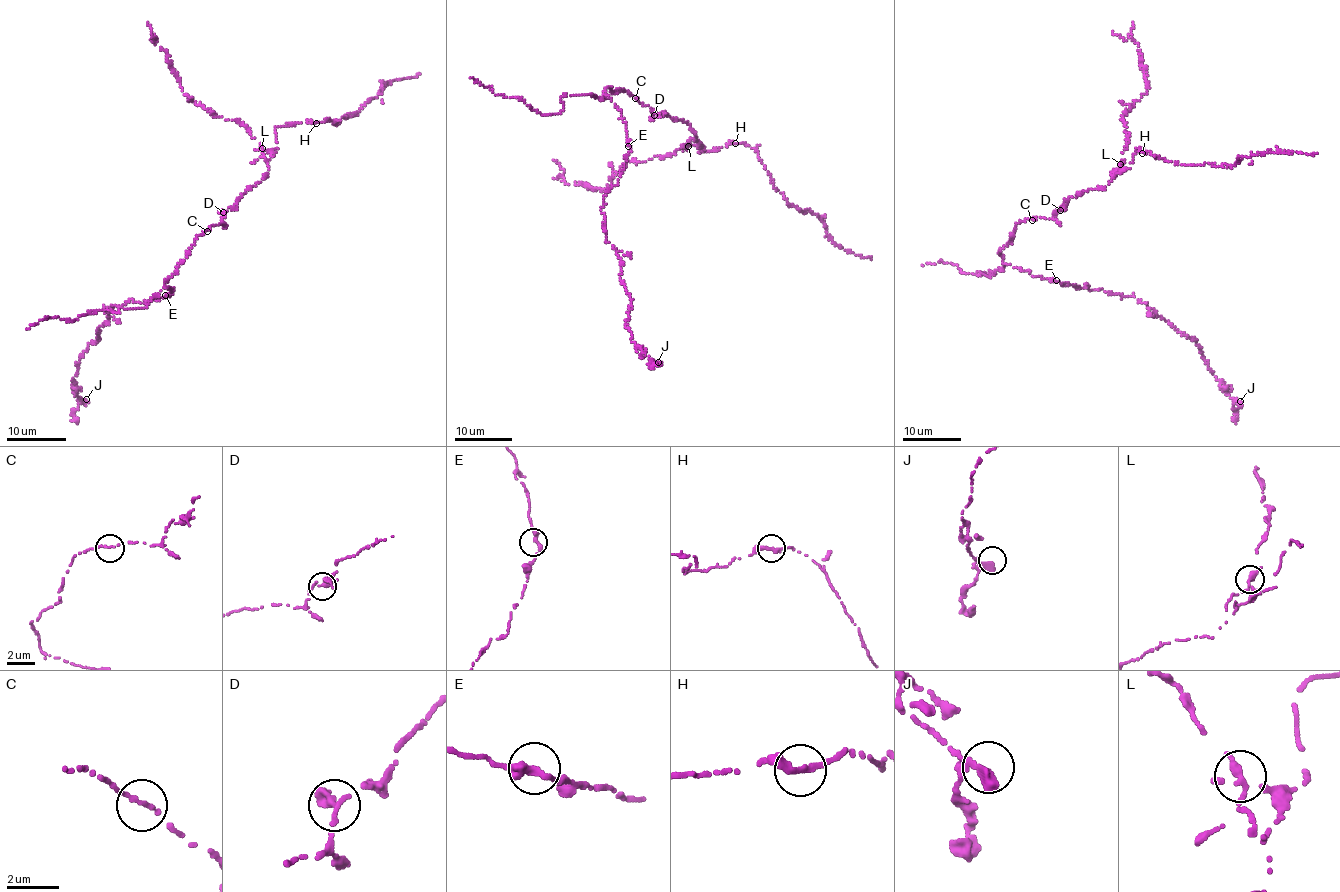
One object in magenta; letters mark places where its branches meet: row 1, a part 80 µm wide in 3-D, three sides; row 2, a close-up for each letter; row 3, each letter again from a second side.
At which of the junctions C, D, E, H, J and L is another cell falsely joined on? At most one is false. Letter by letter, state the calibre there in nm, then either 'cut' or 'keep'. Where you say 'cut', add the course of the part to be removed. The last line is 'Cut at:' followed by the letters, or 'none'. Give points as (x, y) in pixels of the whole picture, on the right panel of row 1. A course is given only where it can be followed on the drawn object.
C: 240 nm | keep
D: 320 nm | keep
E: 340 nm | keep
H: 280 nm | keep
J: 500 nm | keep
L: 400 nm | cut | (1120, 164), (1128, 141), (1123, 116), (1146, 93), (1146, 80), (1137, 44), (1112, 32)
Cut at: L

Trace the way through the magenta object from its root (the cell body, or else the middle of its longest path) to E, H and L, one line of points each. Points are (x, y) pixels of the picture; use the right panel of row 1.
E: (1032, 220), (1023, 220), (1014, 228), (1011, 242), (1000, 250), (1002, 261), (1026, 270), (1032, 276), (1056, 280)
H: (1032, 220), (1052, 218), (1054, 212), (1075, 195), (1105, 188), (1114, 176), (1131, 168), (1138, 148), (1142, 153)
L: (1032, 220), (1052, 218), (1054, 212), (1075, 195), (1105, 188), (1121, 171), (1120, 164)

